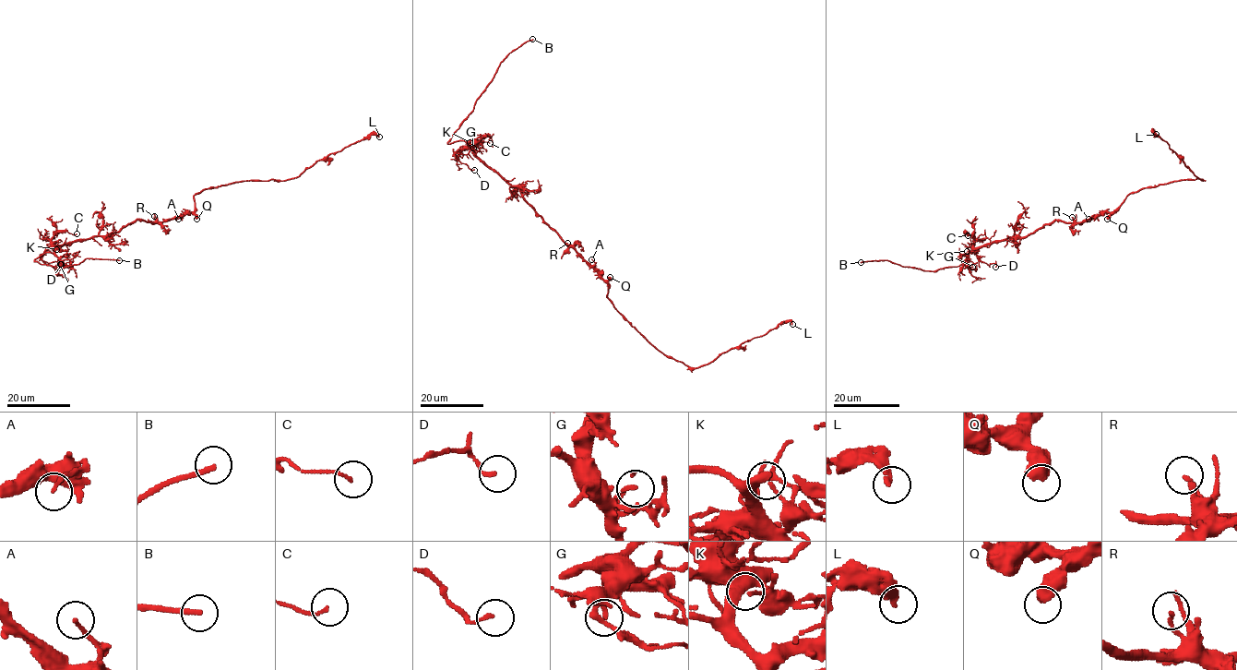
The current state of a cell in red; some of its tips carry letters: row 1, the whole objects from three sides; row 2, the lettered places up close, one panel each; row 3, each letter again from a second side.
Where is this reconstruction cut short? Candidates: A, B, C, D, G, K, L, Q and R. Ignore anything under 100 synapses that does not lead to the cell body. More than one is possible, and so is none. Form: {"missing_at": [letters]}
{"missing_at": ["B"]}

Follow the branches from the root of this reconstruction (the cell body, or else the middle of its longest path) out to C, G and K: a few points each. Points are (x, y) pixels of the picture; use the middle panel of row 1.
C: (570, 247), (525, 199), (517, 187), (508, 185), (469, 149), (465, 149), (472, 140), (490, 143)
G: (570, 247), (525, 199), (517, 187), (508, 185), (475, 154), (468, 144), (470, 141), (473, 142), (473, 148)
K: (570, 247), (525, 199), (517, 187), (508, 185), (475, 154), (469, 142)

